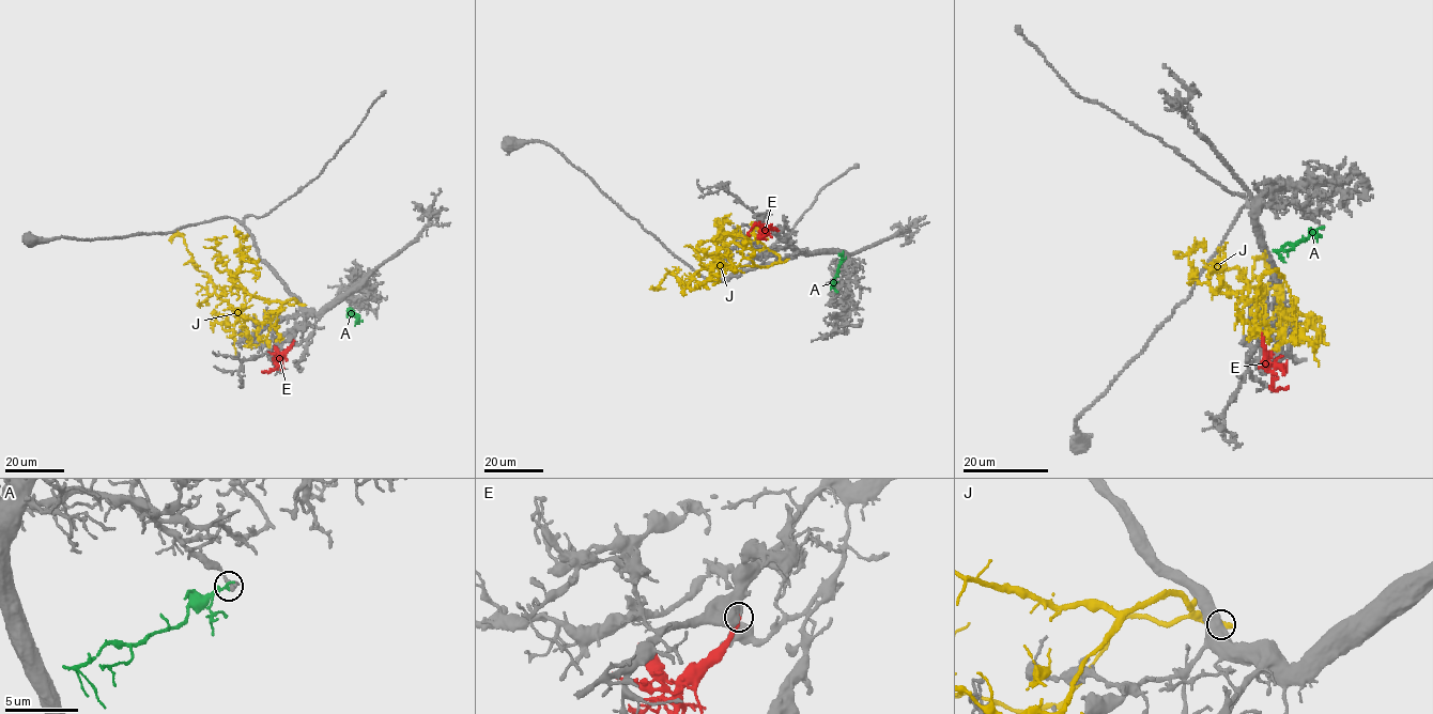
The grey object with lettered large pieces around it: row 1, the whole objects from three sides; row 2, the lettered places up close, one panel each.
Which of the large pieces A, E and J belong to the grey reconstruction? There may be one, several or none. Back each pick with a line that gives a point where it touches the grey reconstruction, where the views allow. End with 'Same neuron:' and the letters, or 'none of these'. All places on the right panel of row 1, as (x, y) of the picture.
E: meets grey at (1262, 334)
Same neuron: E

